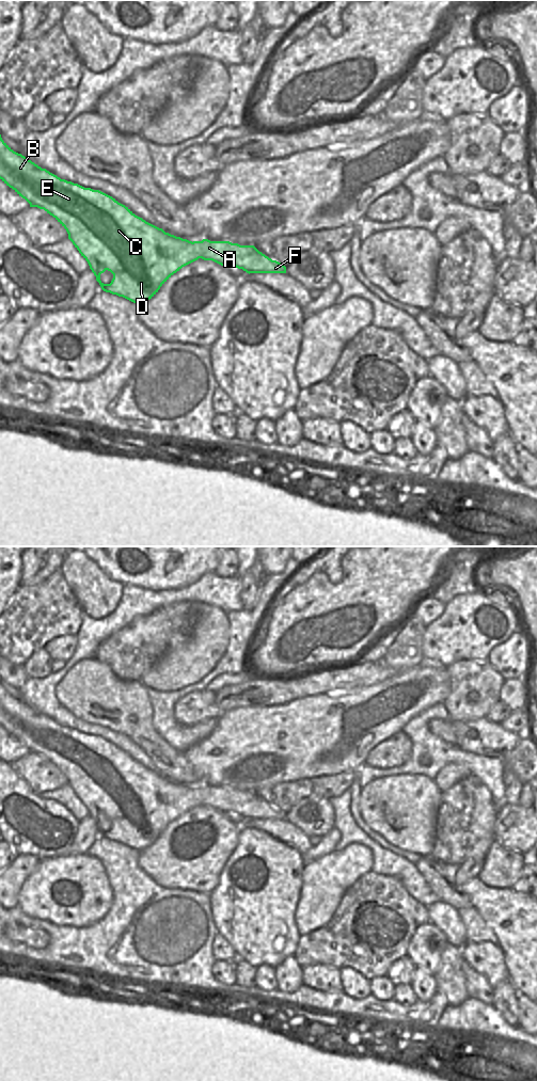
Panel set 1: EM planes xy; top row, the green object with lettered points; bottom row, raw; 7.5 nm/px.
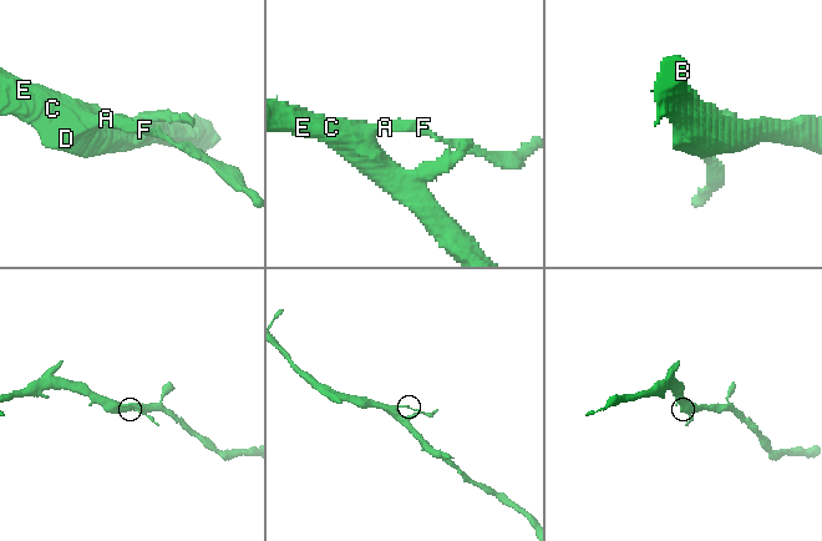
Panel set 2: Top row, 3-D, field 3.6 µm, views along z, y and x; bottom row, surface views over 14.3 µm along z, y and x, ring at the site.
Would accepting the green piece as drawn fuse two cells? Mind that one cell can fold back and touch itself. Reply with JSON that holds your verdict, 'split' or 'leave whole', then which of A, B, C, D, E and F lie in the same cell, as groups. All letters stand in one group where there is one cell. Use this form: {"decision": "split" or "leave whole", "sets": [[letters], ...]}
{"decision": "split", "sets": [["A", "F"], ["B", "C", "D", "E"]]}

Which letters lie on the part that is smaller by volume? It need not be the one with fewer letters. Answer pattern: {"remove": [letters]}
{"remove": ["A", "F"]}

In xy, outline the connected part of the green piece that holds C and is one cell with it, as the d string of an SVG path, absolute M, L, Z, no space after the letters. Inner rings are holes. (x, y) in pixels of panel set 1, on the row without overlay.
M0 681L0 726L25 745L30 753L44 756L52 762L67 778L68 785L88 808L101 836L142 852L152 845L160 833L183 813L199 806L199 791L165 779L142 764L112 743L78 730L61 726L46 715L42 715L21 700L14 698ZM106 816L113 821L110 830L100 827Z

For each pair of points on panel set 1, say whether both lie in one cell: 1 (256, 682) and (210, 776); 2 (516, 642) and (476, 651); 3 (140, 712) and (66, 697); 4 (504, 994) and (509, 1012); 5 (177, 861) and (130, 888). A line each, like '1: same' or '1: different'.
1: different
2: different
3: same
4: same
5: different

